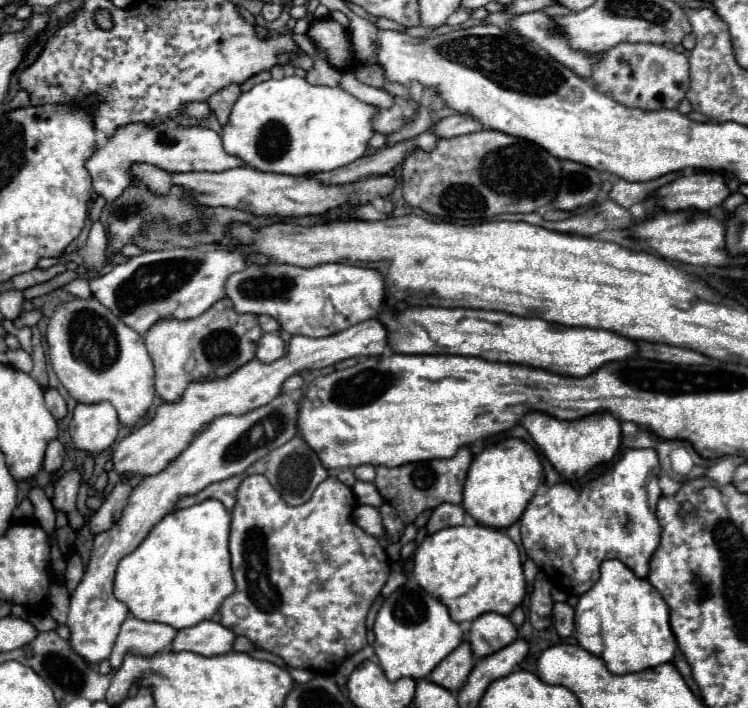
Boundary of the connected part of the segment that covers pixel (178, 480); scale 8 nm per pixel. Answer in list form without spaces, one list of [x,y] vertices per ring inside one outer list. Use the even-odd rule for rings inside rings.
[[[279,394],[269,404],[255,408],[247,414],[219,416],[211,420],[203,428],[203,432],[195,434],[185,452],[181,452],[165,470],[141,478],[141,482],[133,488],[127,506],[123,508],[121,520],[115,522],[111,530],[95,536],[87,572],[81,584],[71,594],[67,626],[71,630],[69,644],[71,650],[75,650],[75,654],[79,654],[83,660],[91,664],[99,664],[101,660],[107,660],[111,654],[119,628],[129,612],[127,606],[113,596],[113,578],[119,560],[131,554],[167,514],[175,512],[177,502],[183,496],[197,494],[213,482],[221,482],[231,476],[243,474],[253,462],[289,442],[297,434],[297,412],[299,402],[289,394]]]

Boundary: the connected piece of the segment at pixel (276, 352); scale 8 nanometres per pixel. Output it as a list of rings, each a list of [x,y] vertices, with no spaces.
[[[263,334],[263,338],[259,340],[257,346],[257,358],[265,364],[279,360],[281,356],[285,356],[285,342],[281,340],[279,334]]]

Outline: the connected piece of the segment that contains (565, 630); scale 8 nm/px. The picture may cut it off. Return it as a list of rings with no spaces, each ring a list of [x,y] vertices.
[[[555,602],[553,606],[553,620],[555,620],[555,630],[561,638],[567,638],[575,630],[575,610],[565,604],[565,602]]]

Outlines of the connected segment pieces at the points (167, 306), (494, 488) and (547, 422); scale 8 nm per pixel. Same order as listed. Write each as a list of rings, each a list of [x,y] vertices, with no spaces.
[[[173,248],[161,252],[145,252],[117,264],[109,274],[91,278],[93,296],[119,316],[135,332],[145,334],[163,318],[197,318],[217,300],[225,296],[225,282],[231,274],[245,270],[247,258],[241,250],[225,248]]]
[[[507,438],[499,446],[489,446],[471,462],[465,488],[463,488],[463,508],[479,524],[491,528],[507,528],[515,524],[527,502],[533,498],[541,484],[543,466],[533,446],[521,438]]]
[[[527,412],[521,424],[527,428],[535,444],[555,466],[555,470],[567,480],[577,480],[597,464],[613,460],[621,444],[621,424],[611,412],[589,414],[577,420],[559,420],[545,412]]]

